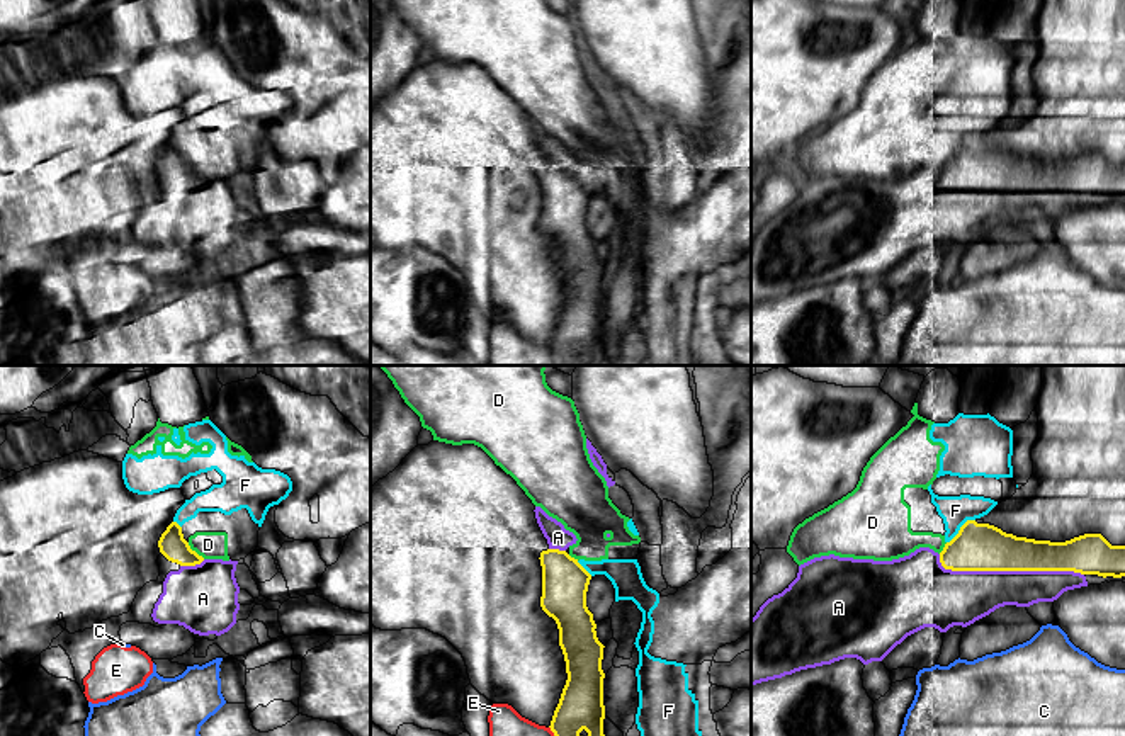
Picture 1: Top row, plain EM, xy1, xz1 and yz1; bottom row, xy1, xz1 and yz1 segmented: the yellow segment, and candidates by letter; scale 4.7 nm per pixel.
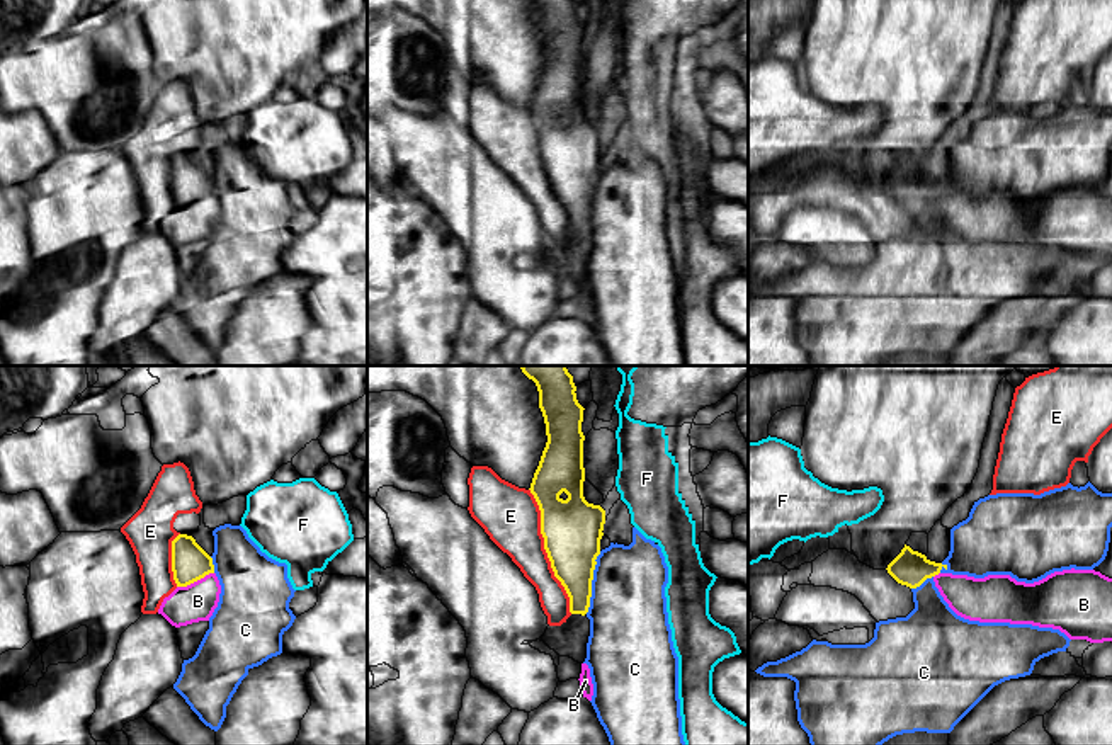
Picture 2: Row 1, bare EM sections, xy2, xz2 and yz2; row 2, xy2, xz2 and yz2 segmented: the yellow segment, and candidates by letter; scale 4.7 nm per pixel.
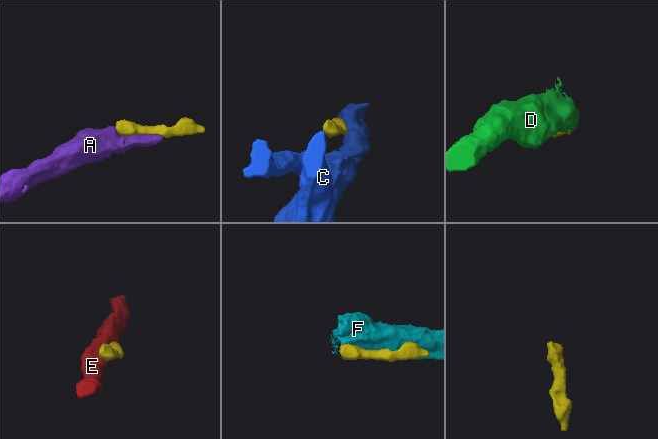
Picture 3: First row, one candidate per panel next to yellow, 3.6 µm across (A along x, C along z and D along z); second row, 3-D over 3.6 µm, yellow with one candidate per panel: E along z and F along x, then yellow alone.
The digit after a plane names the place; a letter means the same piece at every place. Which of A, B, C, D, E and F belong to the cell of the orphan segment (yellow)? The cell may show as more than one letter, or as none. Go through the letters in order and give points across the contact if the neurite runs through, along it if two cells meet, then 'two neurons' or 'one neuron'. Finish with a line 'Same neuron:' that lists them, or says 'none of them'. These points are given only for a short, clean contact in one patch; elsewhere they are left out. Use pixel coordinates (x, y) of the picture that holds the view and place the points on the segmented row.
A: one neuron
B: one neuron
C: border along xz2 (601, 551), (595, 560), (590, 606), (585, 613); two neurons
D: two neurons
E: two neurons
F: two neurons
Same neuron: A, B

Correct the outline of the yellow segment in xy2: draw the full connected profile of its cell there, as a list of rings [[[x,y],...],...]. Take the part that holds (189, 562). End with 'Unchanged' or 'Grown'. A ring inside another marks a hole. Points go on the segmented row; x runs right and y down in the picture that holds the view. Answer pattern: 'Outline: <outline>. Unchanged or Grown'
Outline: [[[179,534],[172,541],[172,572],[177,589],[163,599],[158,614],[175,628],[209,621],[218,607],[221,585],[213,558],[192,536]]]. Grown

